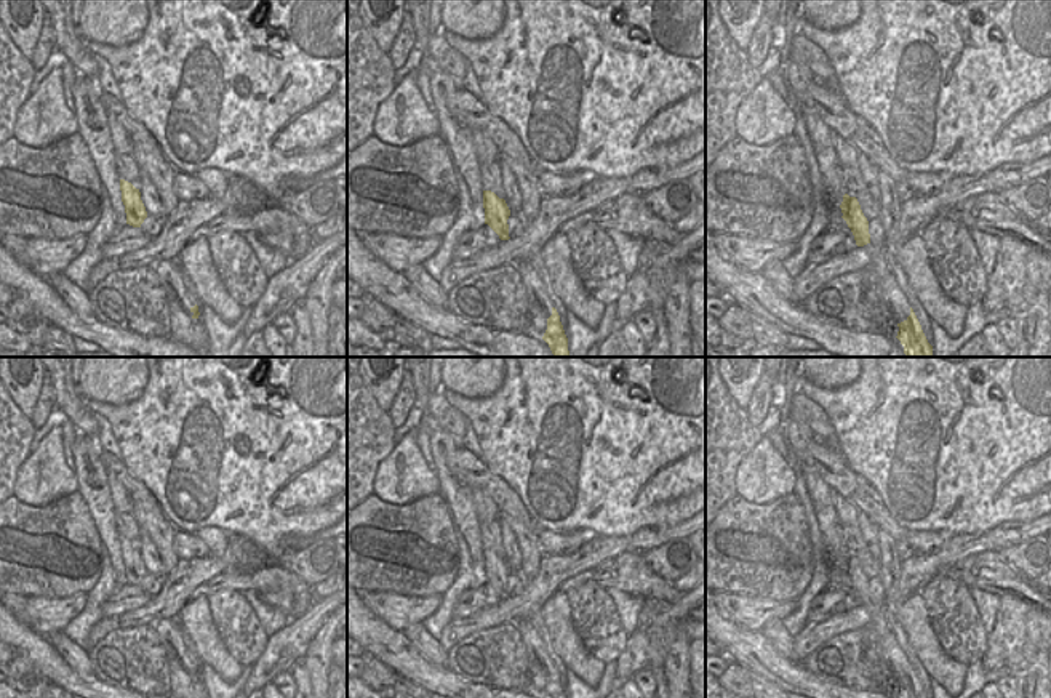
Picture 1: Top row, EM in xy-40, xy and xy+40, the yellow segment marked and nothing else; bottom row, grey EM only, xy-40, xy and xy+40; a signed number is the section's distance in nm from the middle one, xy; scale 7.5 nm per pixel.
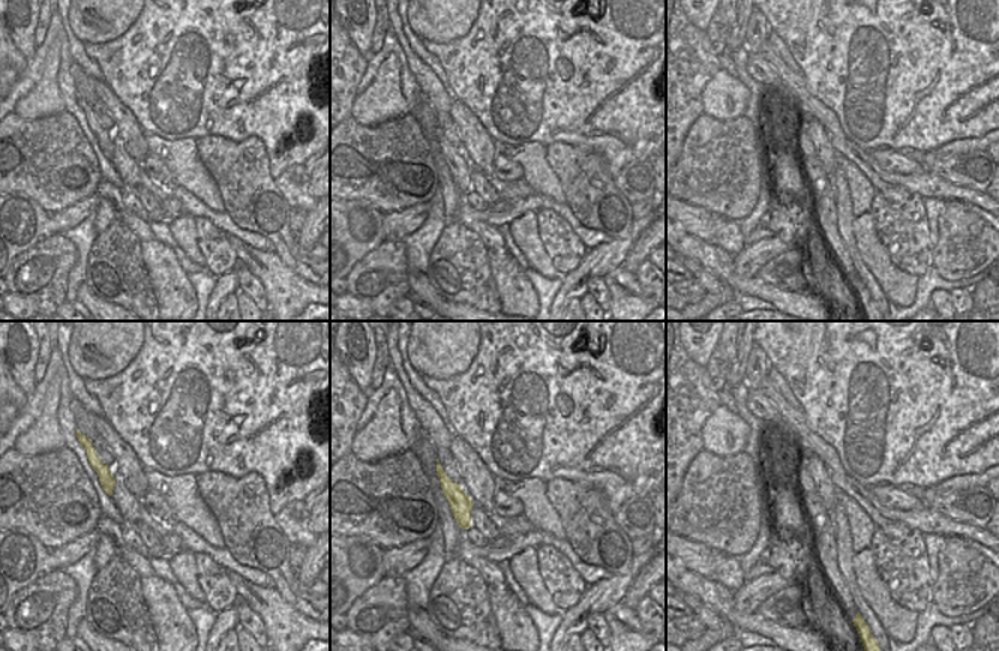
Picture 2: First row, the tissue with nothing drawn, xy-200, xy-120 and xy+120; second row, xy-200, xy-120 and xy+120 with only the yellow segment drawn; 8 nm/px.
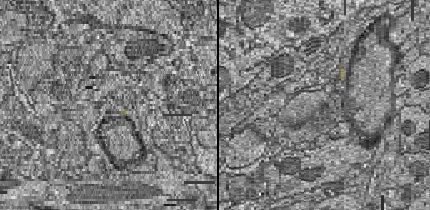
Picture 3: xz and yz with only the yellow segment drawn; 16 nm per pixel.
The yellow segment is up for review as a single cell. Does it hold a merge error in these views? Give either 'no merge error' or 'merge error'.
no merge error

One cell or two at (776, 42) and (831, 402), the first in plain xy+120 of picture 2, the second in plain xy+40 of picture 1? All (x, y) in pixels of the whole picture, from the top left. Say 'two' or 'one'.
two

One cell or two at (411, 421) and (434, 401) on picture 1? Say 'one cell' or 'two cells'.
two cells

